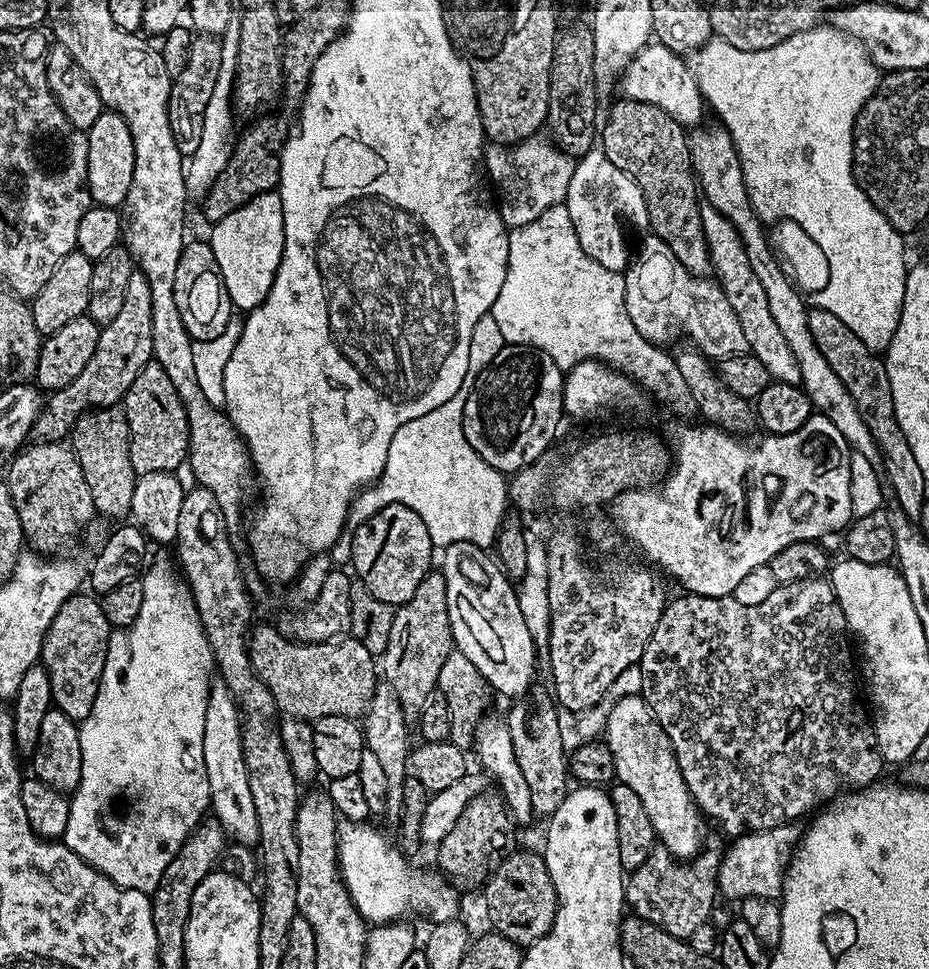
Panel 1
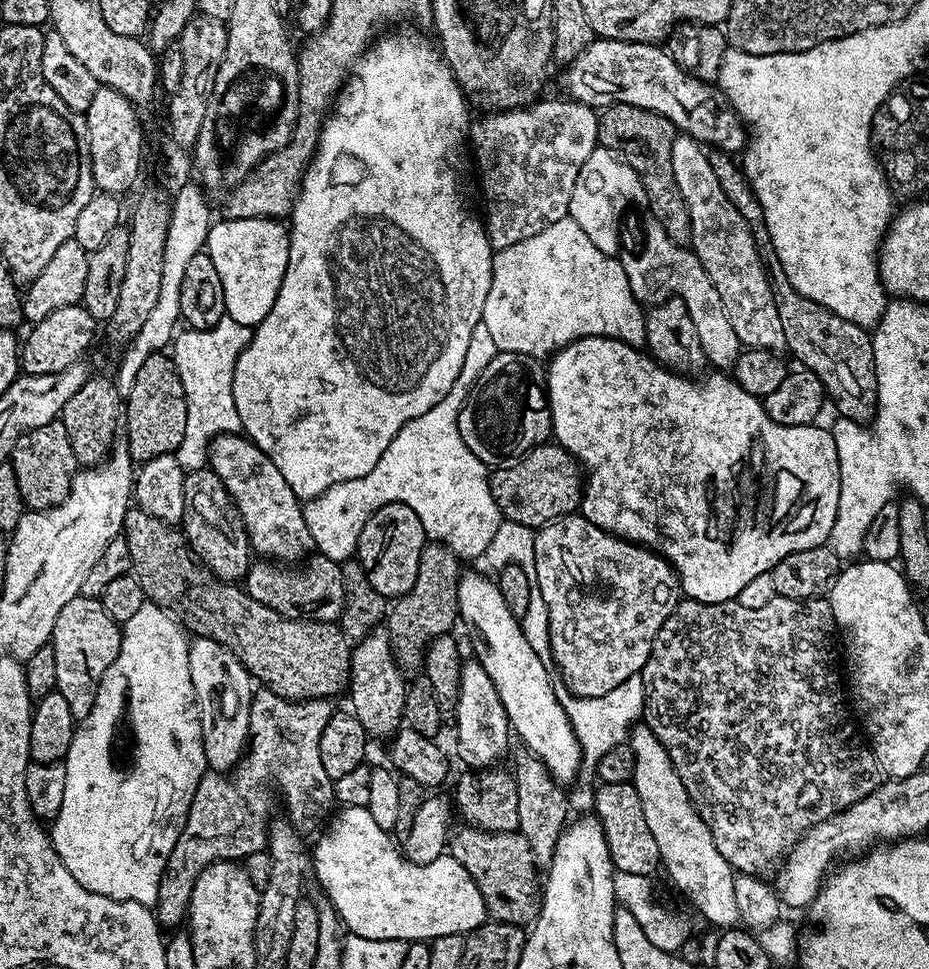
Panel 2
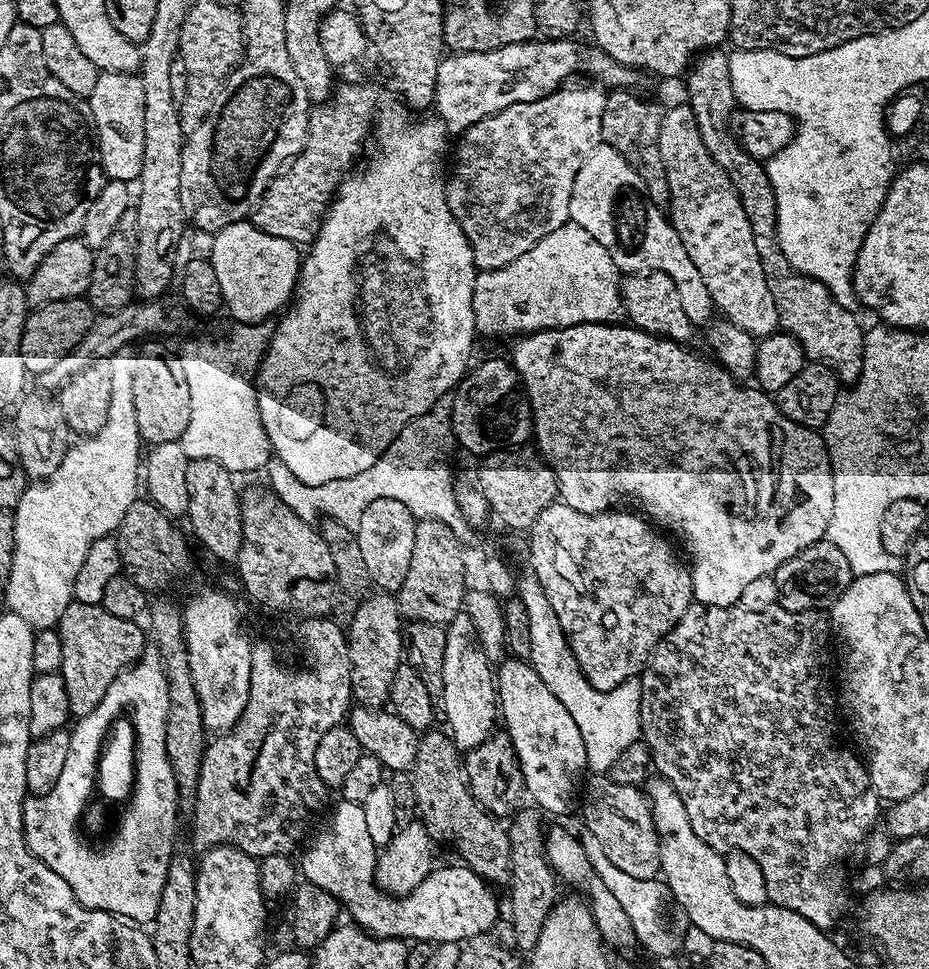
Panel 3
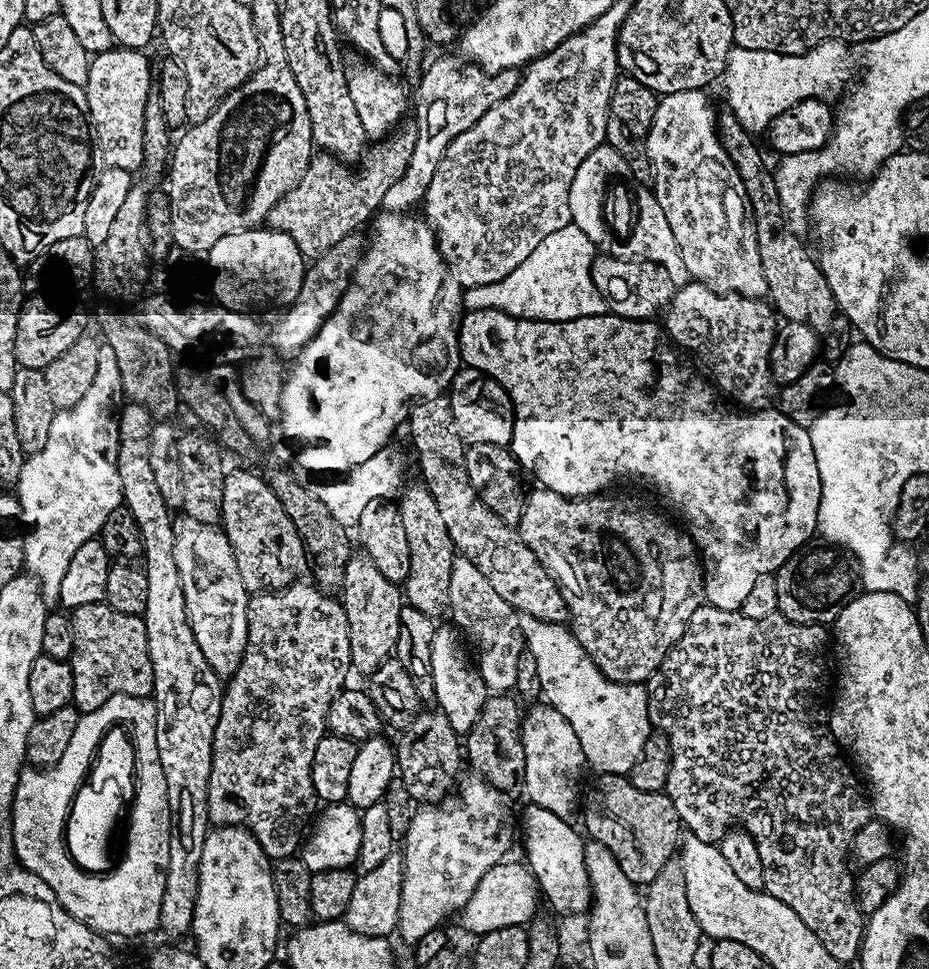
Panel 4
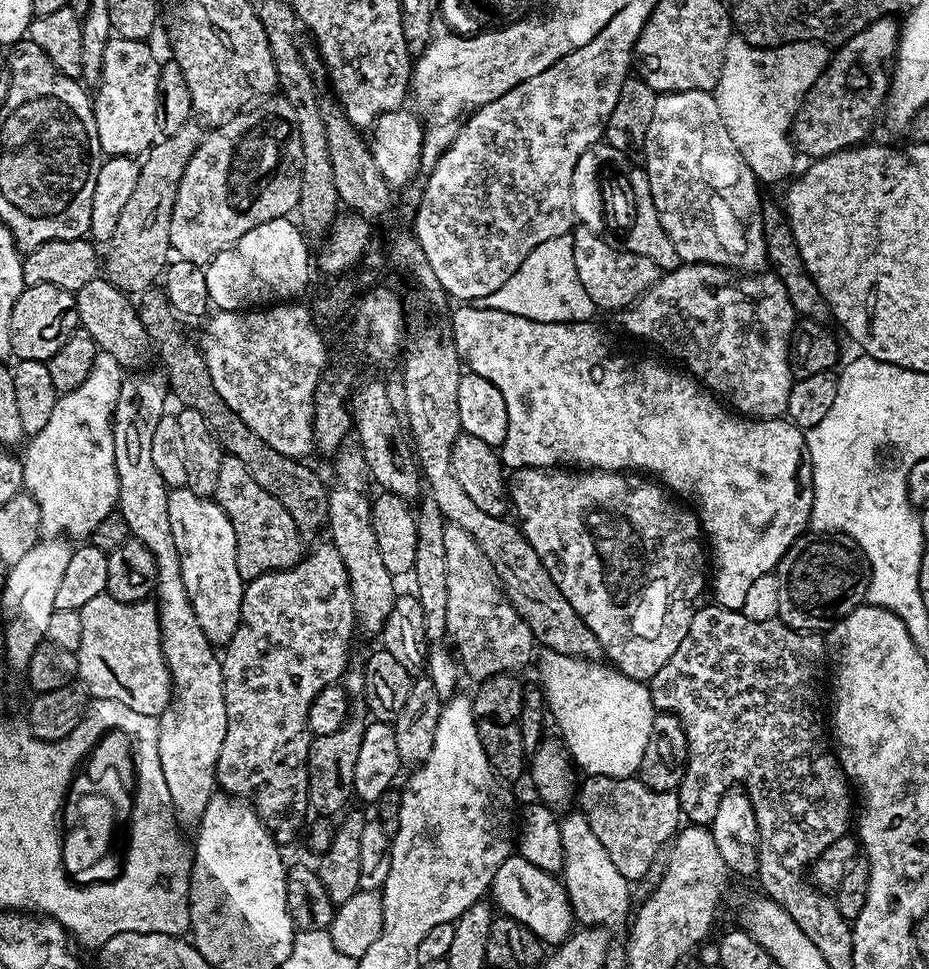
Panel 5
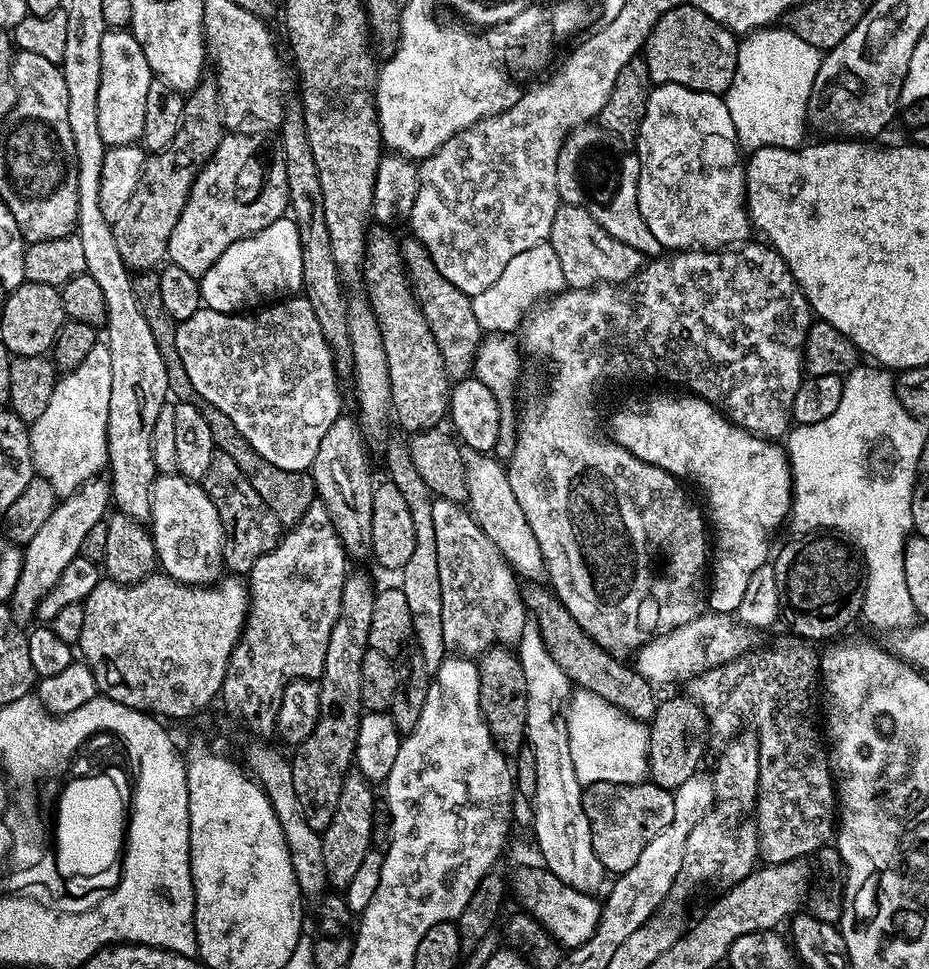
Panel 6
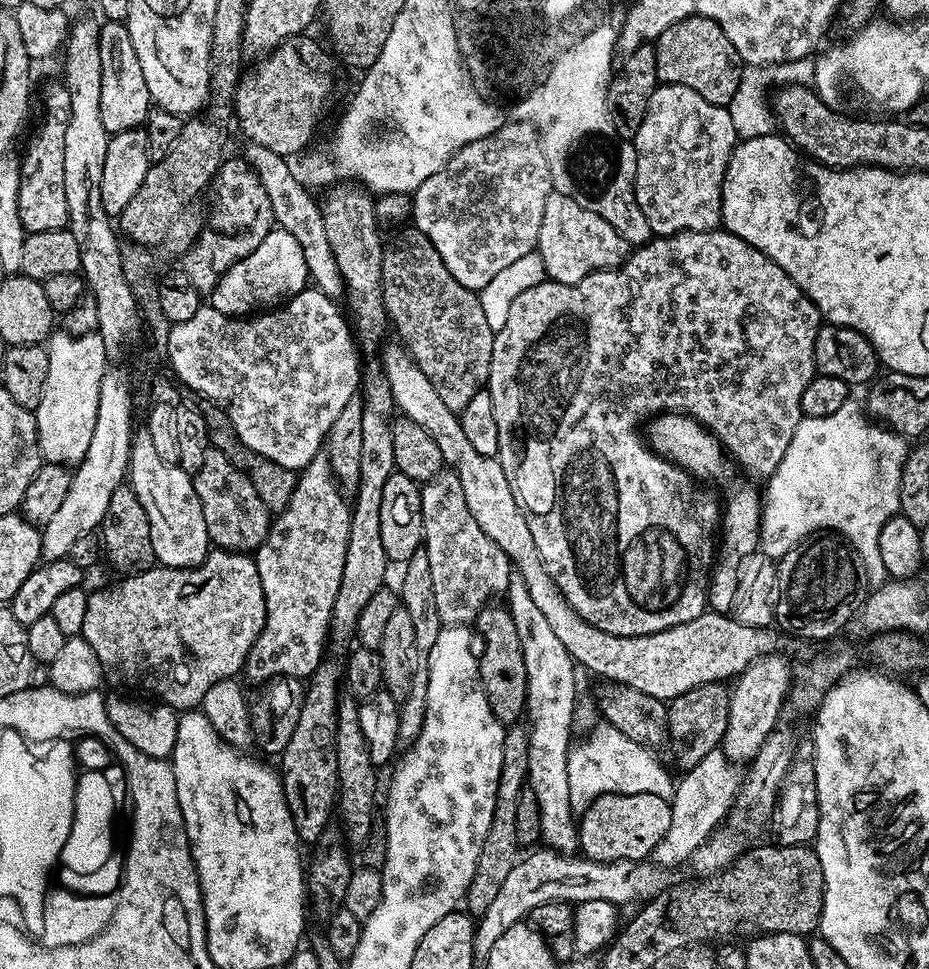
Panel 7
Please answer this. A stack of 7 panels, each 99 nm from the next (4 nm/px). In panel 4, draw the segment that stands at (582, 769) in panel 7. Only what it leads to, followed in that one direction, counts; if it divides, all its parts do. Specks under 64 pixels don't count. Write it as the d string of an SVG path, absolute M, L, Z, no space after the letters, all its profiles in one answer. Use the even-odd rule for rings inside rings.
M521 615L520 633L524 636L526 651L534 658L534 663L538 666L538 680L543 699L549 708L553 708L555 712L562 714L567 722L570 722L571 729L574 730L581 743L587 767L589 769L596 768L592 770L597 773L609 772L619 776L627 774L630 766L634 766L634 758L638 758L644 745L648 721L645 689L640 686L619 684L606 678L602 674L602 670L598 670L598 666L594 666L590 654L586 654L586 650L582 650L571 627Z

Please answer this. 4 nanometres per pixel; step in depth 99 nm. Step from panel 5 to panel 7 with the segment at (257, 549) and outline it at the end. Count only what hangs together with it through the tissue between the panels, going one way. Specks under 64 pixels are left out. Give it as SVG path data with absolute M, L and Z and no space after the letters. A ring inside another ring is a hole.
M210 446L202 454L202 466L192 476L192 485L198 494L198 502L202 502L202 518L206 518L209 541L217 549L226 552L255 553L268 533L270 513L267 506L262 502L262 498L258 498L254 486L250 486L250 482L244 477L244 473L239 472L228 461L226 454L222 454L222 450Z

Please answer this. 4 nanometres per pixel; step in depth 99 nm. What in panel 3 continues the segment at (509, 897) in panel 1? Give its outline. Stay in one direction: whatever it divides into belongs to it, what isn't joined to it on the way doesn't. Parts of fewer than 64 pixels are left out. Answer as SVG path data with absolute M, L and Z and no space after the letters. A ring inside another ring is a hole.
M430 730L420 736L418 753L415 754L415 766L410 773L412 789L415 794L416 809L423 820L430 837L435 841L445 837L454 844L463 865L478 874L491 885L507 885L511 879L511 842L507 829L491 813L484 810L482 805L473 797L468 788L467 777L464 775L463 761L460 750L451 737L443 731Z

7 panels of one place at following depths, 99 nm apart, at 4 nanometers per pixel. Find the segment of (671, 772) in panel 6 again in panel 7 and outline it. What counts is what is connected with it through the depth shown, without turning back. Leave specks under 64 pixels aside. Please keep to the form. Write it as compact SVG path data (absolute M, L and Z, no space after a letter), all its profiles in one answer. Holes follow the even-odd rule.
M723 683L703 684L694 690L686 690L686 694L668 704L668 740L680 770L698 766L706 754L717 751L723 745L728 725L729 695L729 689Z

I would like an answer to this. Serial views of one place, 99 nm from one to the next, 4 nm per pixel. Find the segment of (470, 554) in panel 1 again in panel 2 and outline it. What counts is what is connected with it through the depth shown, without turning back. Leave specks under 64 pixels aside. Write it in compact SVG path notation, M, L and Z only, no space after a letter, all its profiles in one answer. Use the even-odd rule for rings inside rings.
M465 571L460 578L458 586L458 606L460 607L458 616L476 631L476 637L472 640L472 648L475 659L480 661L482 670L490 674L490 682L494 682L494 690L498 690L498 698L508 715L508 723L511 731L522 740L523 744L531 751L529 752L535 759L543 762L547 770L557 783L571 783L580 767L580 748L577 736L568 721L563 709L561 699L556 696L552 689L552 680L548 677L549 665L543 664L530 644L523 636L521 621L510 614L510 608L500 593L500 585L495 579L487 580L480 572Z

